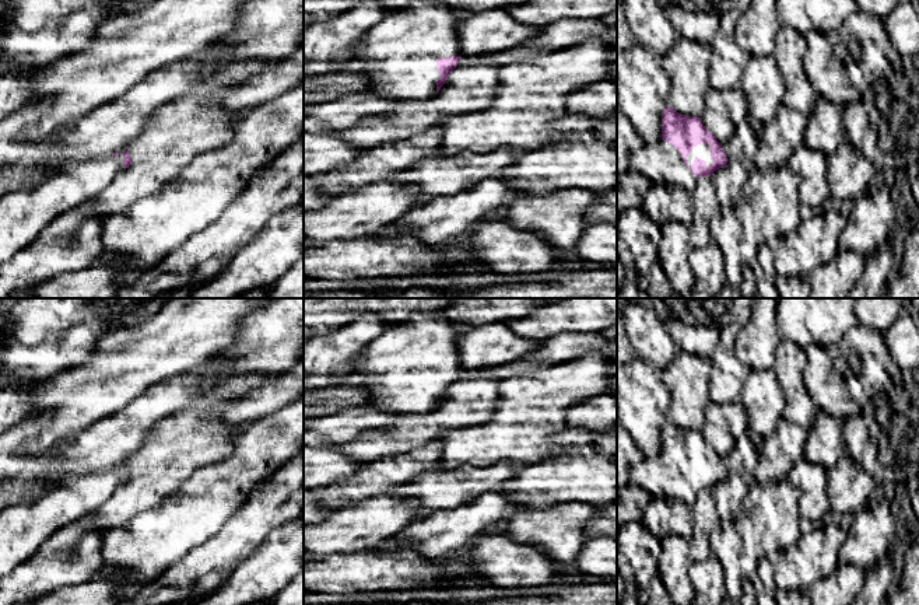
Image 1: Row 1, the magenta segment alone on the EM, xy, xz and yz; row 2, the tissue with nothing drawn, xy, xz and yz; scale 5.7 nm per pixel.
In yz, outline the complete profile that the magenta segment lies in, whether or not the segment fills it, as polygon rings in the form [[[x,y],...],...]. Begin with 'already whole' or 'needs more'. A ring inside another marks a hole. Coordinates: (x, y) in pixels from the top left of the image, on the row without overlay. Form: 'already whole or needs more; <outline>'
needs more; [[[666,420],[662,429],[662,450],[631,465],[629,482],[652,496],[662,496],[691,507],[699,490],[711,490],[727,478],[722,458],[705,443],[702,433],[680,429]]]

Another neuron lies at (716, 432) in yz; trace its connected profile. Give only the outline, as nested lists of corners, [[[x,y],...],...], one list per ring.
[[[709,402],[705,412],[705,426],[702,429],[702,437],[720,458],[725,458],[733,448],[733,436],[730,433],[729,412],[744,412],[740,402],[732,405]]]

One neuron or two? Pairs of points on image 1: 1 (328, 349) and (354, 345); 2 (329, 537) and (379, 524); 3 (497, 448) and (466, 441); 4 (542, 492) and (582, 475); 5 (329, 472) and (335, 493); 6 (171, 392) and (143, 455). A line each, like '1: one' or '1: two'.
1: one
2: one
3: one
4: one
5: two
6: two

